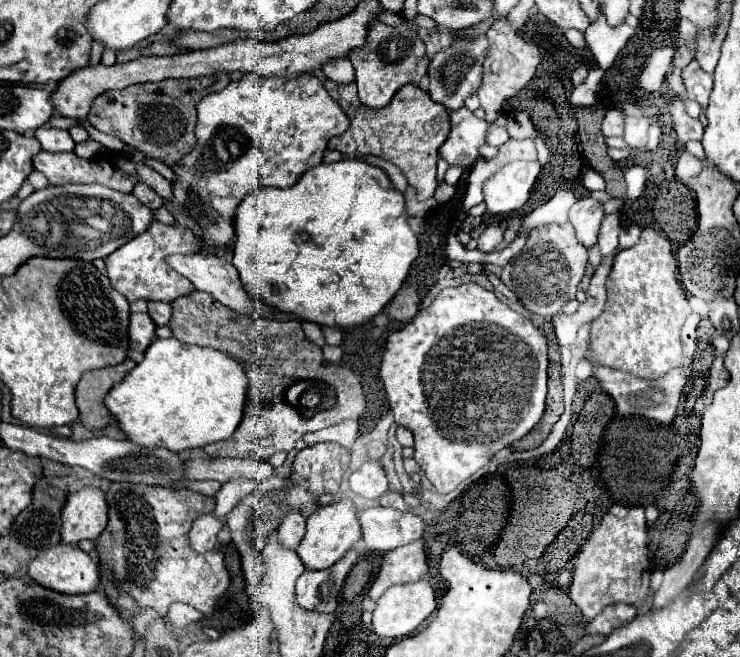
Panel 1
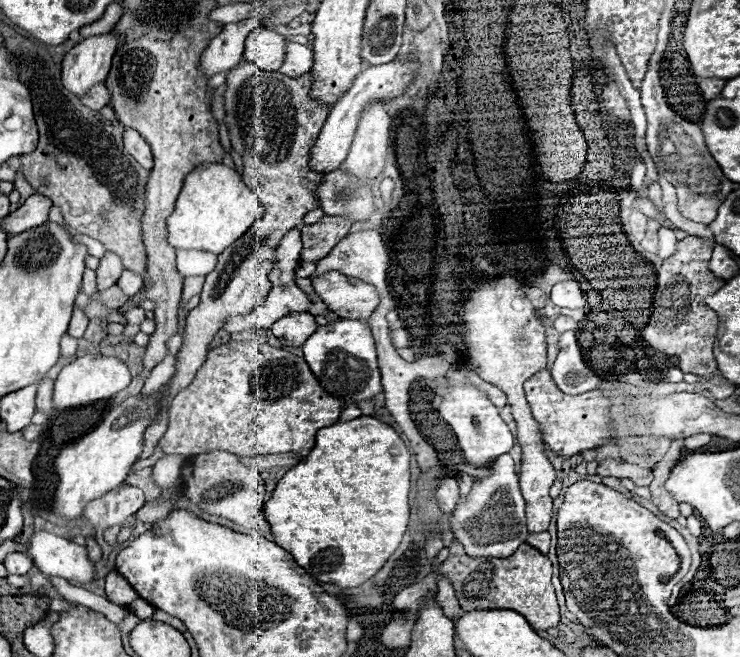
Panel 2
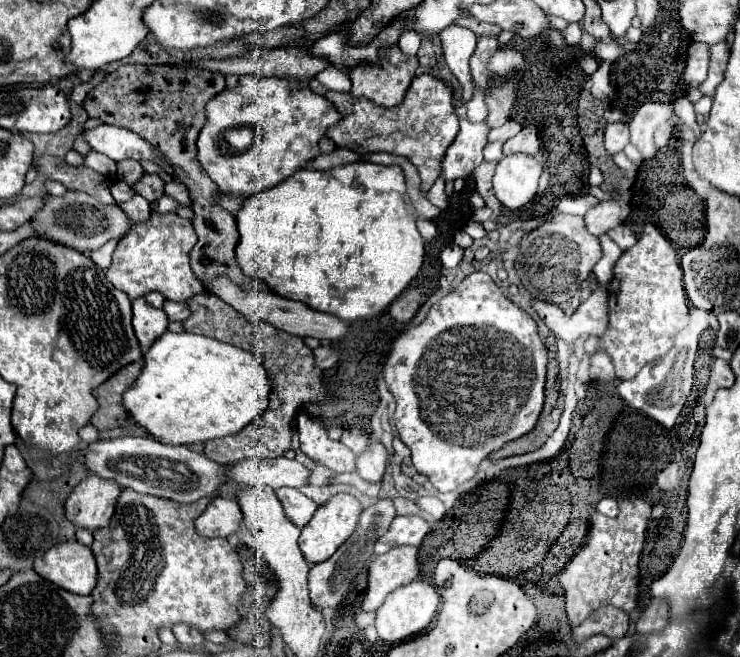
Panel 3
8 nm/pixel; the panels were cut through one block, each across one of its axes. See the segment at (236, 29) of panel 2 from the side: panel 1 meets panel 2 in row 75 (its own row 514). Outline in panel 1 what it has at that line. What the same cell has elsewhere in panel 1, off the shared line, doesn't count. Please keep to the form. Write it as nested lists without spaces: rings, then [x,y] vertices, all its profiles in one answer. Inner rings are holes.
[[[212,512],[198,516],[192,524],[192,530],[190,530],[190,546],[196,552],[212,550],[222,526],[224,526],[224,522],[220,518],[216,518]]]

